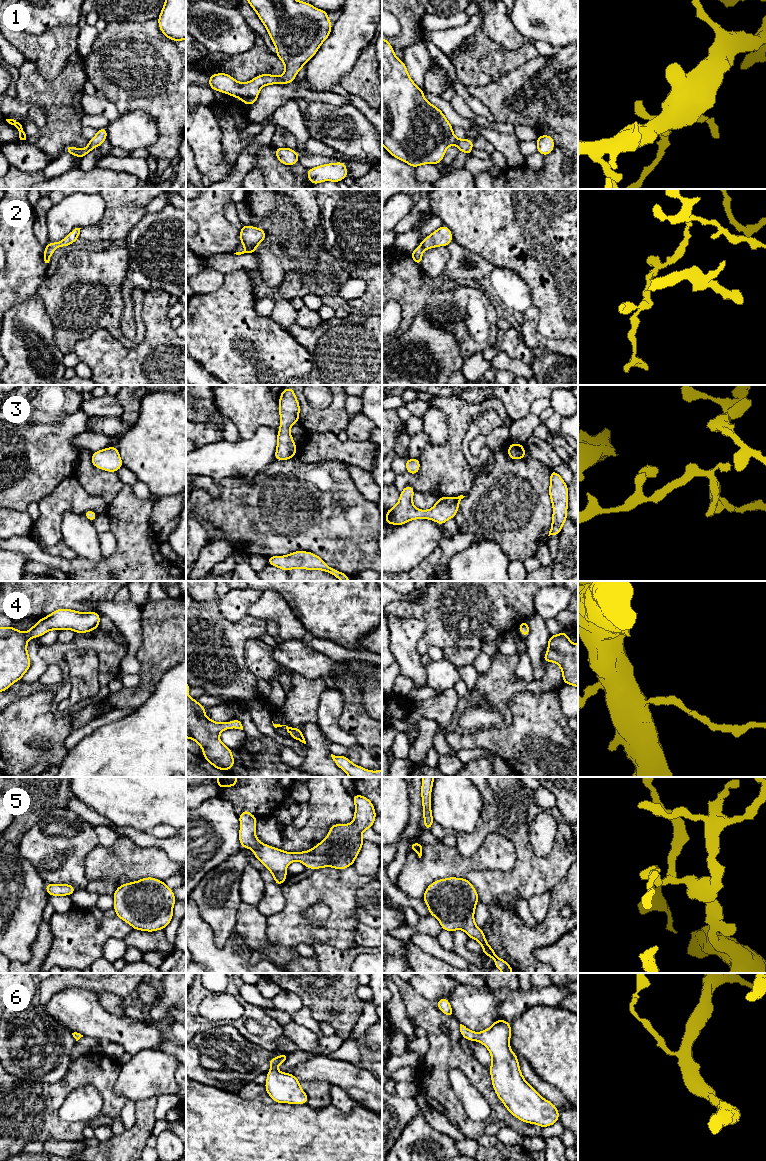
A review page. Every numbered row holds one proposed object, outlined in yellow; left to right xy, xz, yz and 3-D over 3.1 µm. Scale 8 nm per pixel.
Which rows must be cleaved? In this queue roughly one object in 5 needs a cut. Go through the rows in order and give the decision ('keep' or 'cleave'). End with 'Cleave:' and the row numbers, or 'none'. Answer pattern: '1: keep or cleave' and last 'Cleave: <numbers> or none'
1: keep
2: keep
3: keep
4: keep
5: keep
6: keep
Cleave: none

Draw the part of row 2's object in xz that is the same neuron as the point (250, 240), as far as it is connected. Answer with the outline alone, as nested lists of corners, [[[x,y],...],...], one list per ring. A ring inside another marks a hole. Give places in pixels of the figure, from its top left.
[[[241,223],[242,224],[242,223]],[[242,224],[239,239],[245,246],[245,250],[242,252],[236,252],[234,254],[252,254],[255,253],[256,247],[266,238],[266,233],[262,228],[254,226],[246,226]]]

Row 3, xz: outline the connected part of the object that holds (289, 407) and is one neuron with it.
[[[292,387],[283,389],[278,411],[281,419],[274,458],[275,460],[292,459],[297,452],[297,445],[293,442],[293,436],[289,431],[293,424],[299,422],[300,412],[300,404]]]

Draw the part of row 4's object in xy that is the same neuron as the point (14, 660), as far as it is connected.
[[[57,609],[38,620],[28,632],[11,627],[0,627],[0,692],[20,681],[31,666],[27,652],[30,638],[38,638],[49,630],[70,629],[75,633],[87,633],[99,628],[100,614],[78,612],[71,609]]]

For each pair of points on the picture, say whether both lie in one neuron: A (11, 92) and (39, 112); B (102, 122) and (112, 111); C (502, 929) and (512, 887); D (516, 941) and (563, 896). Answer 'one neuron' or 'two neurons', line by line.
A: one neuron
B: two neurons
C: two neurons
D: one neuron

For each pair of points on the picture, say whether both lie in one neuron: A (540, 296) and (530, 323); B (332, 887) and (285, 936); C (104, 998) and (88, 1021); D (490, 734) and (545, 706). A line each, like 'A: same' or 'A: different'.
A: different
B: same
C: different
D: same

